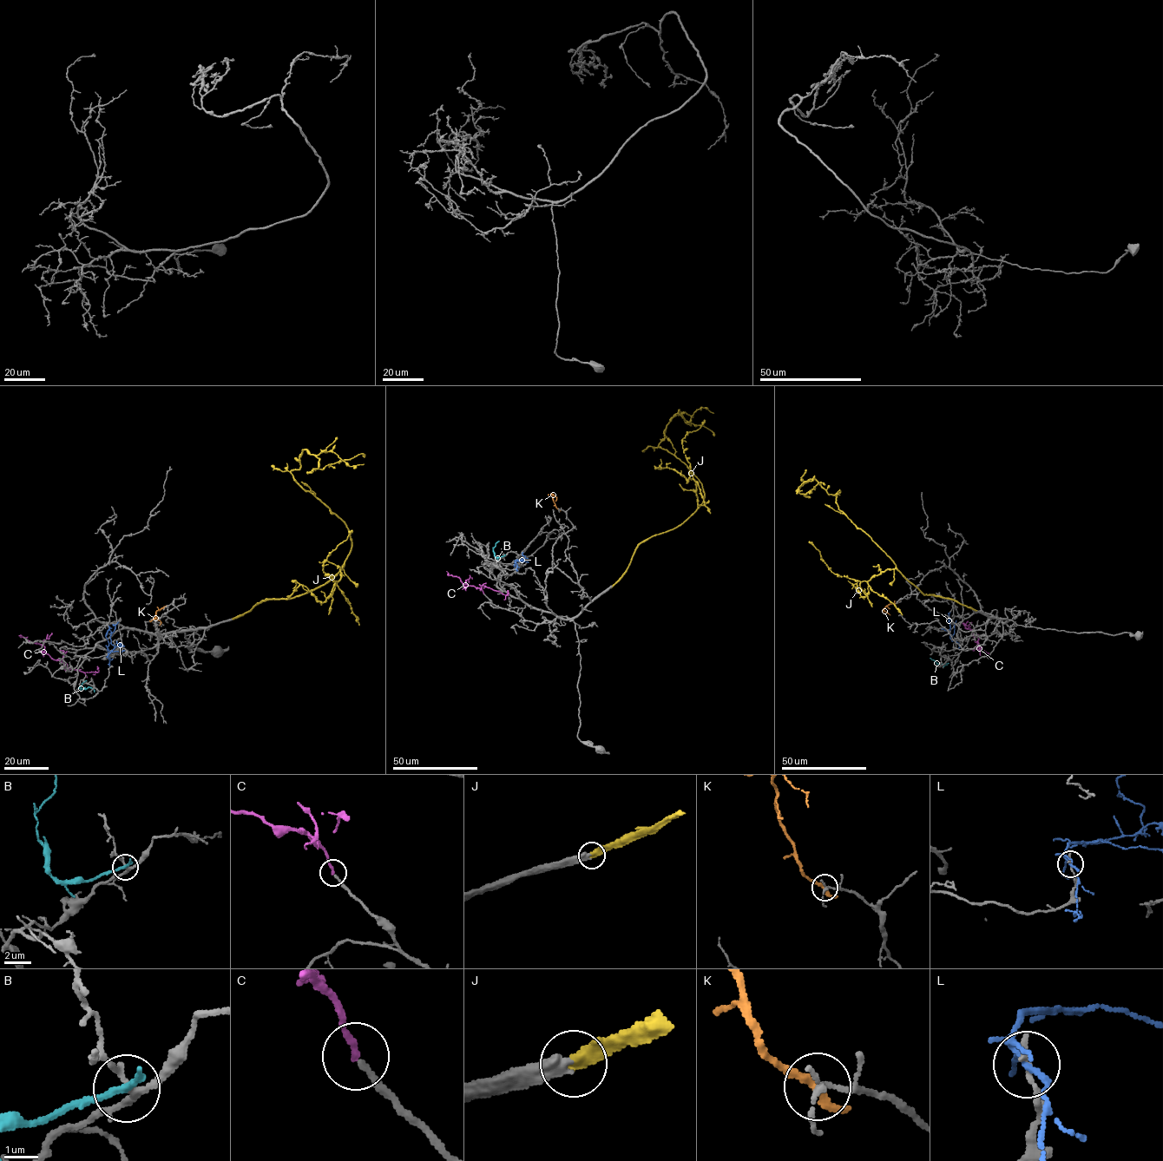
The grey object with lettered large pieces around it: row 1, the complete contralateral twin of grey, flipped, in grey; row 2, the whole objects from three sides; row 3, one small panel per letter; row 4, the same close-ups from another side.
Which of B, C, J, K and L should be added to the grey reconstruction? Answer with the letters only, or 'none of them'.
C

